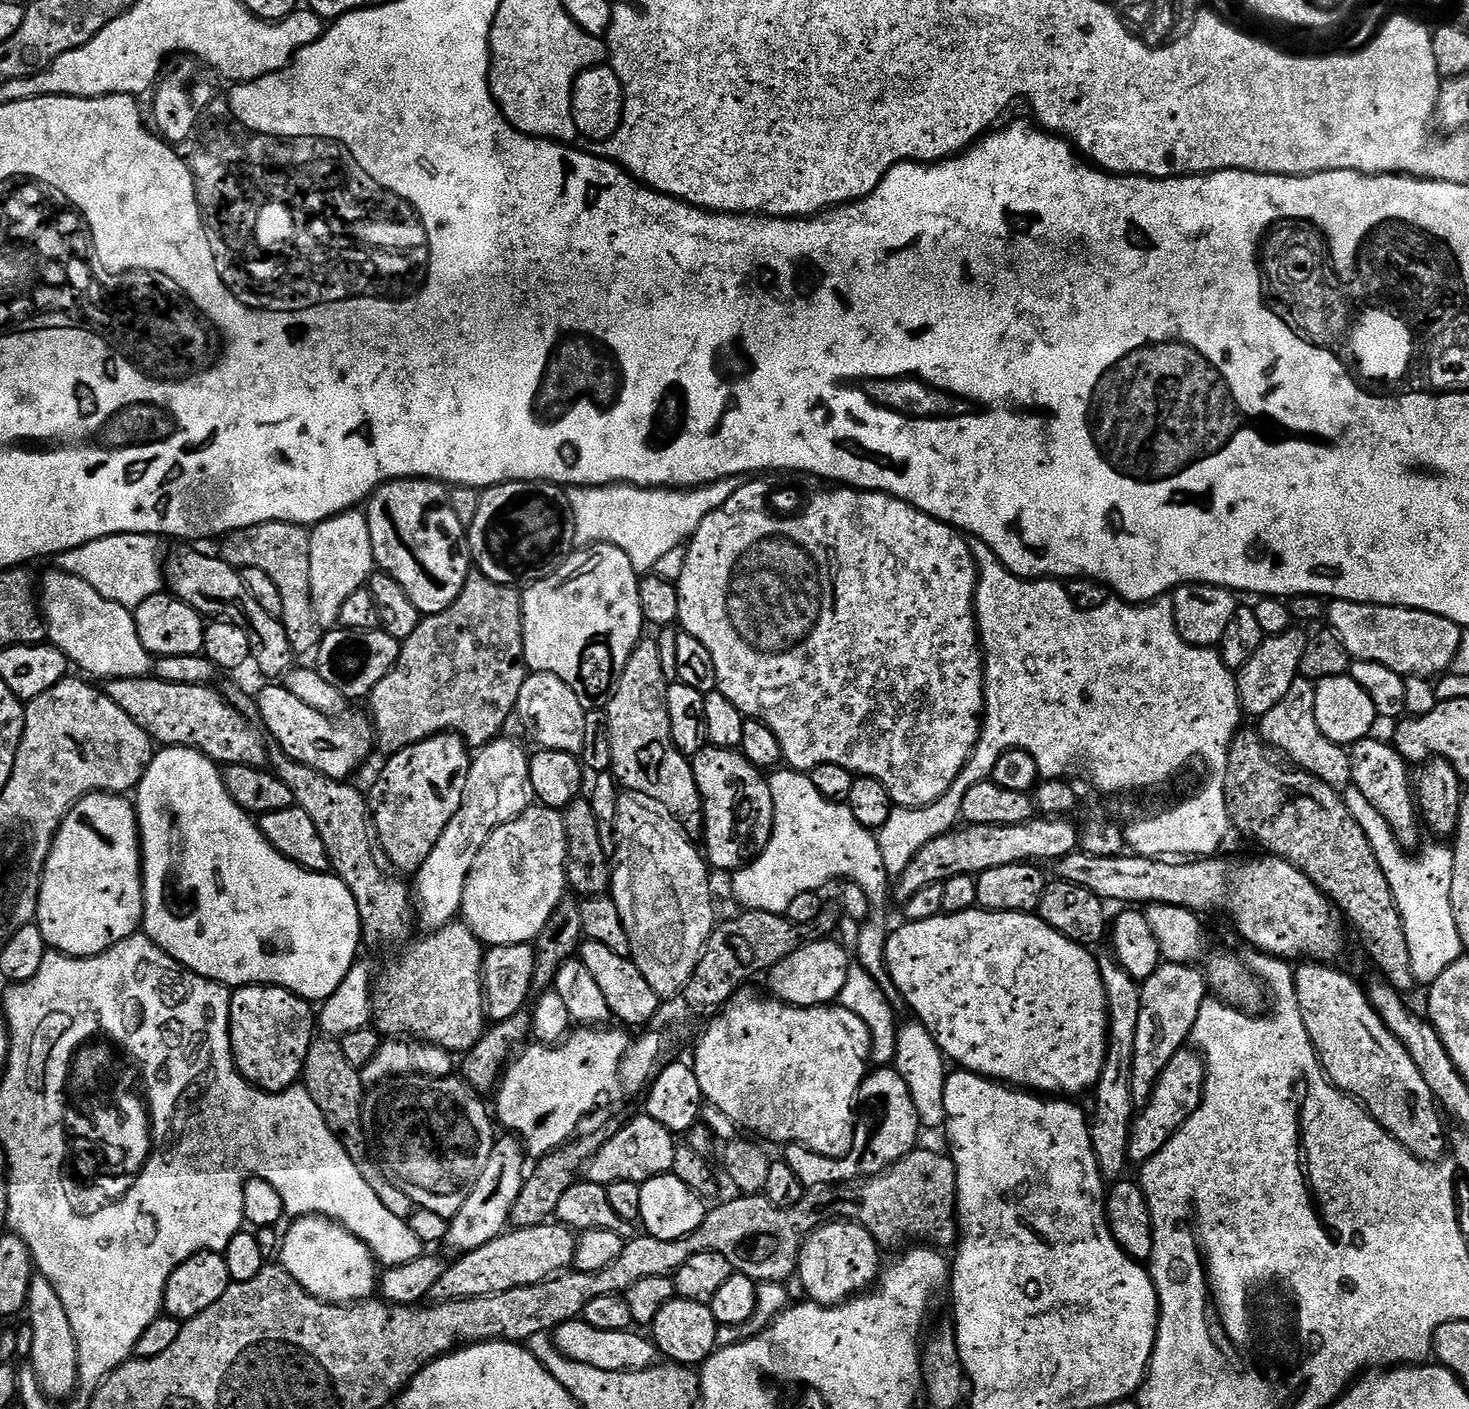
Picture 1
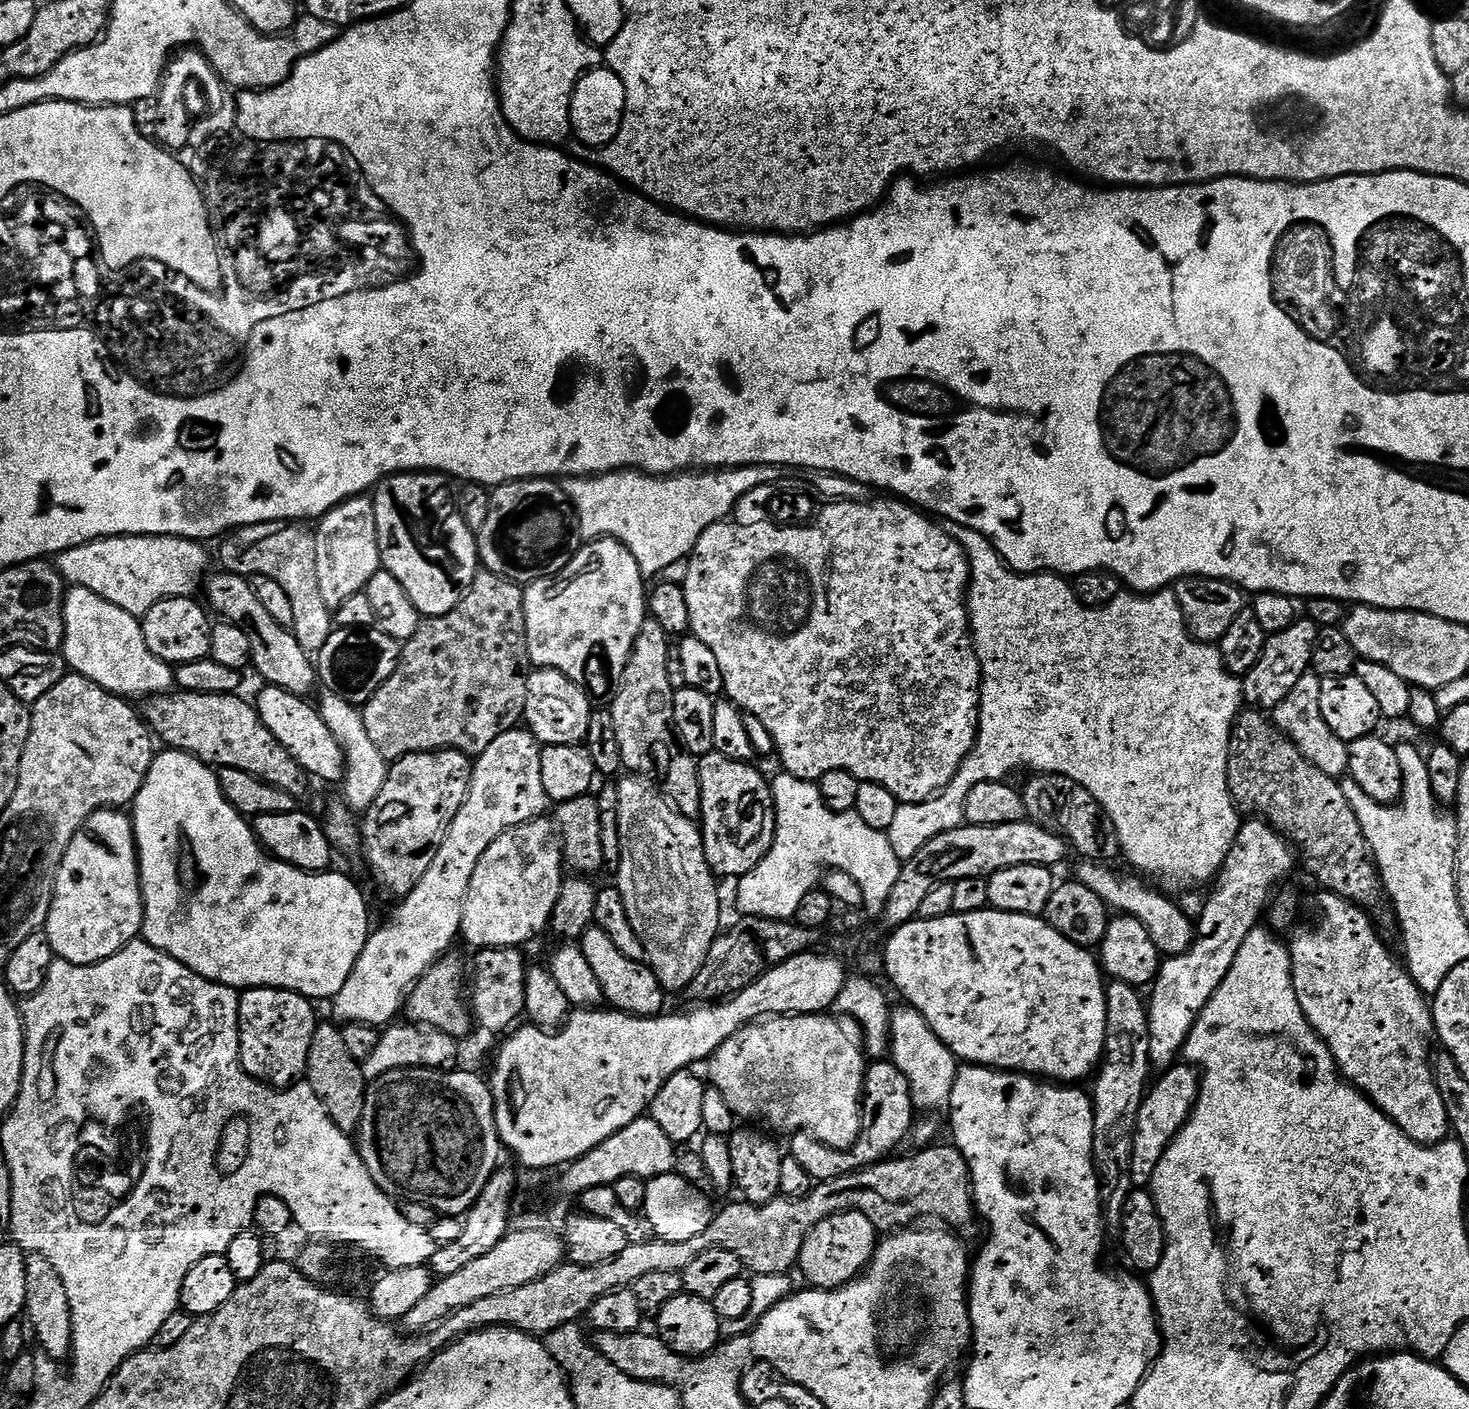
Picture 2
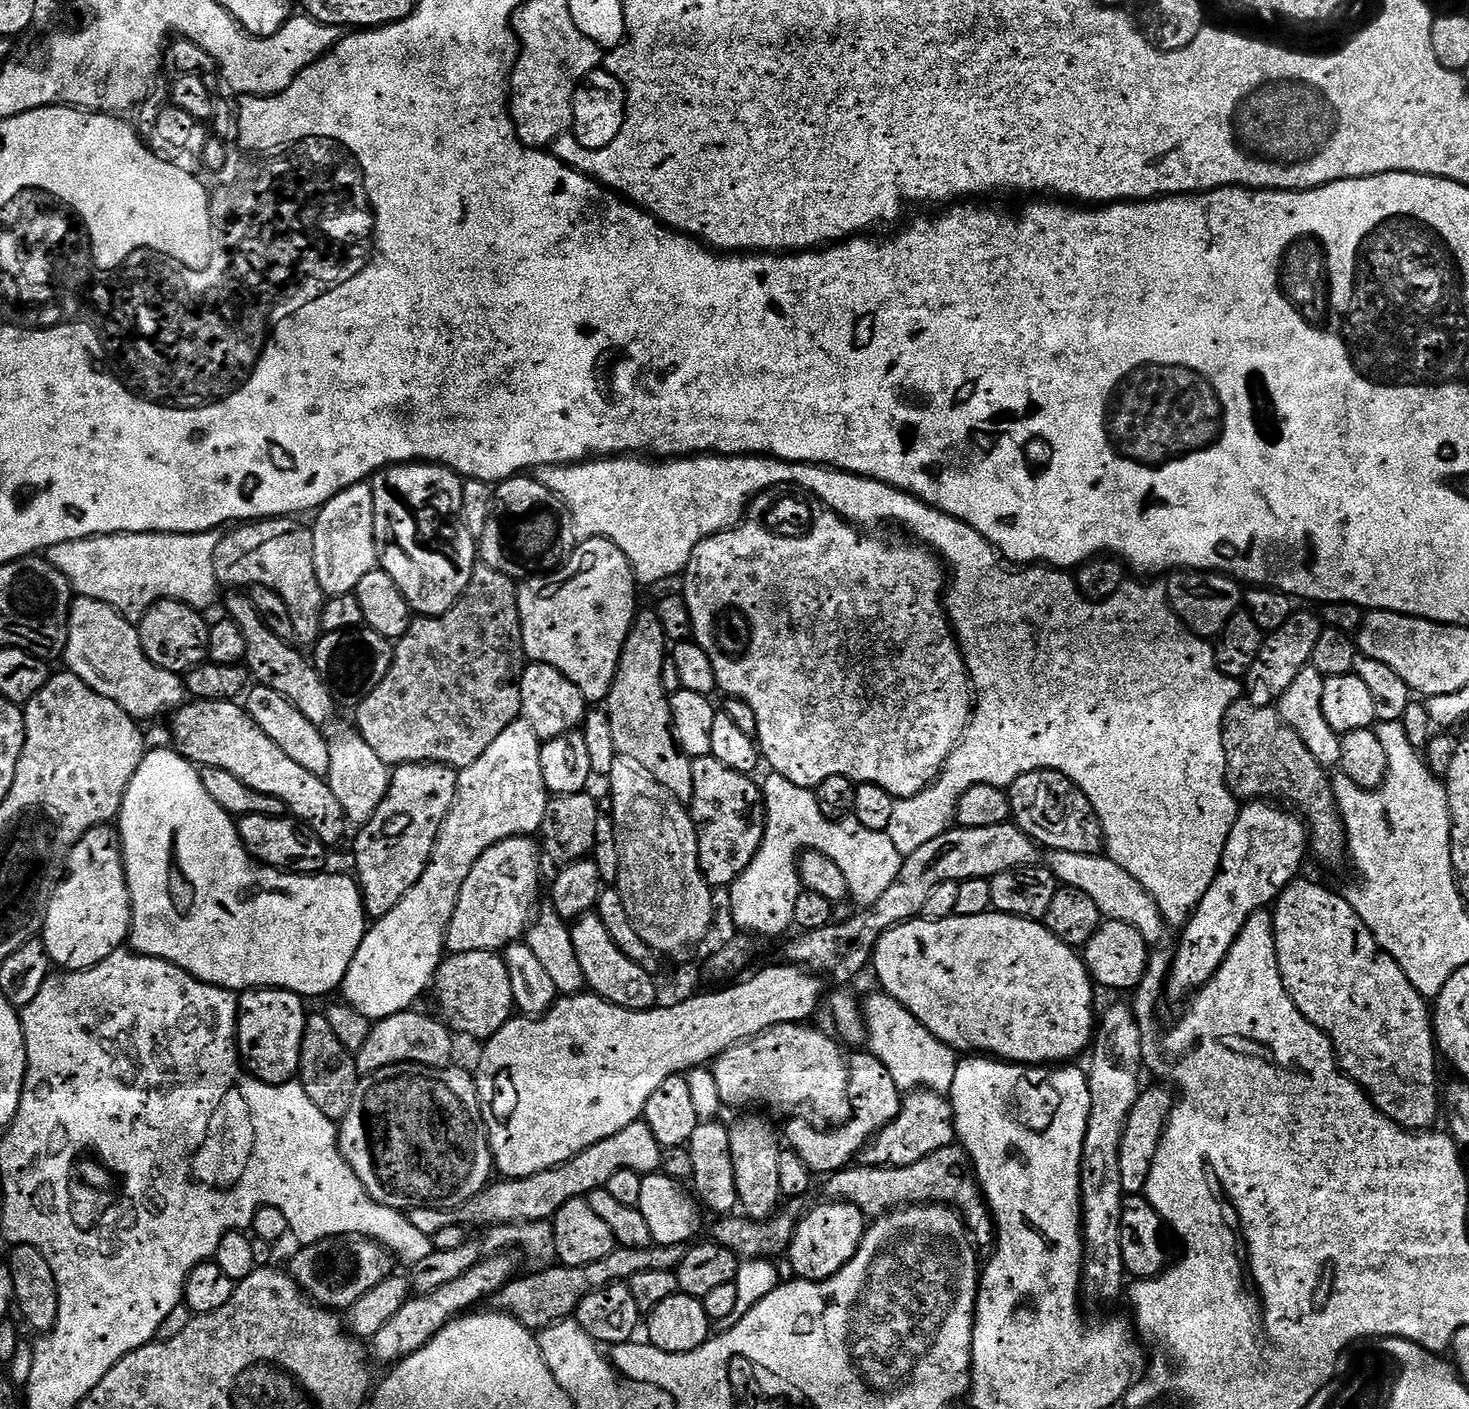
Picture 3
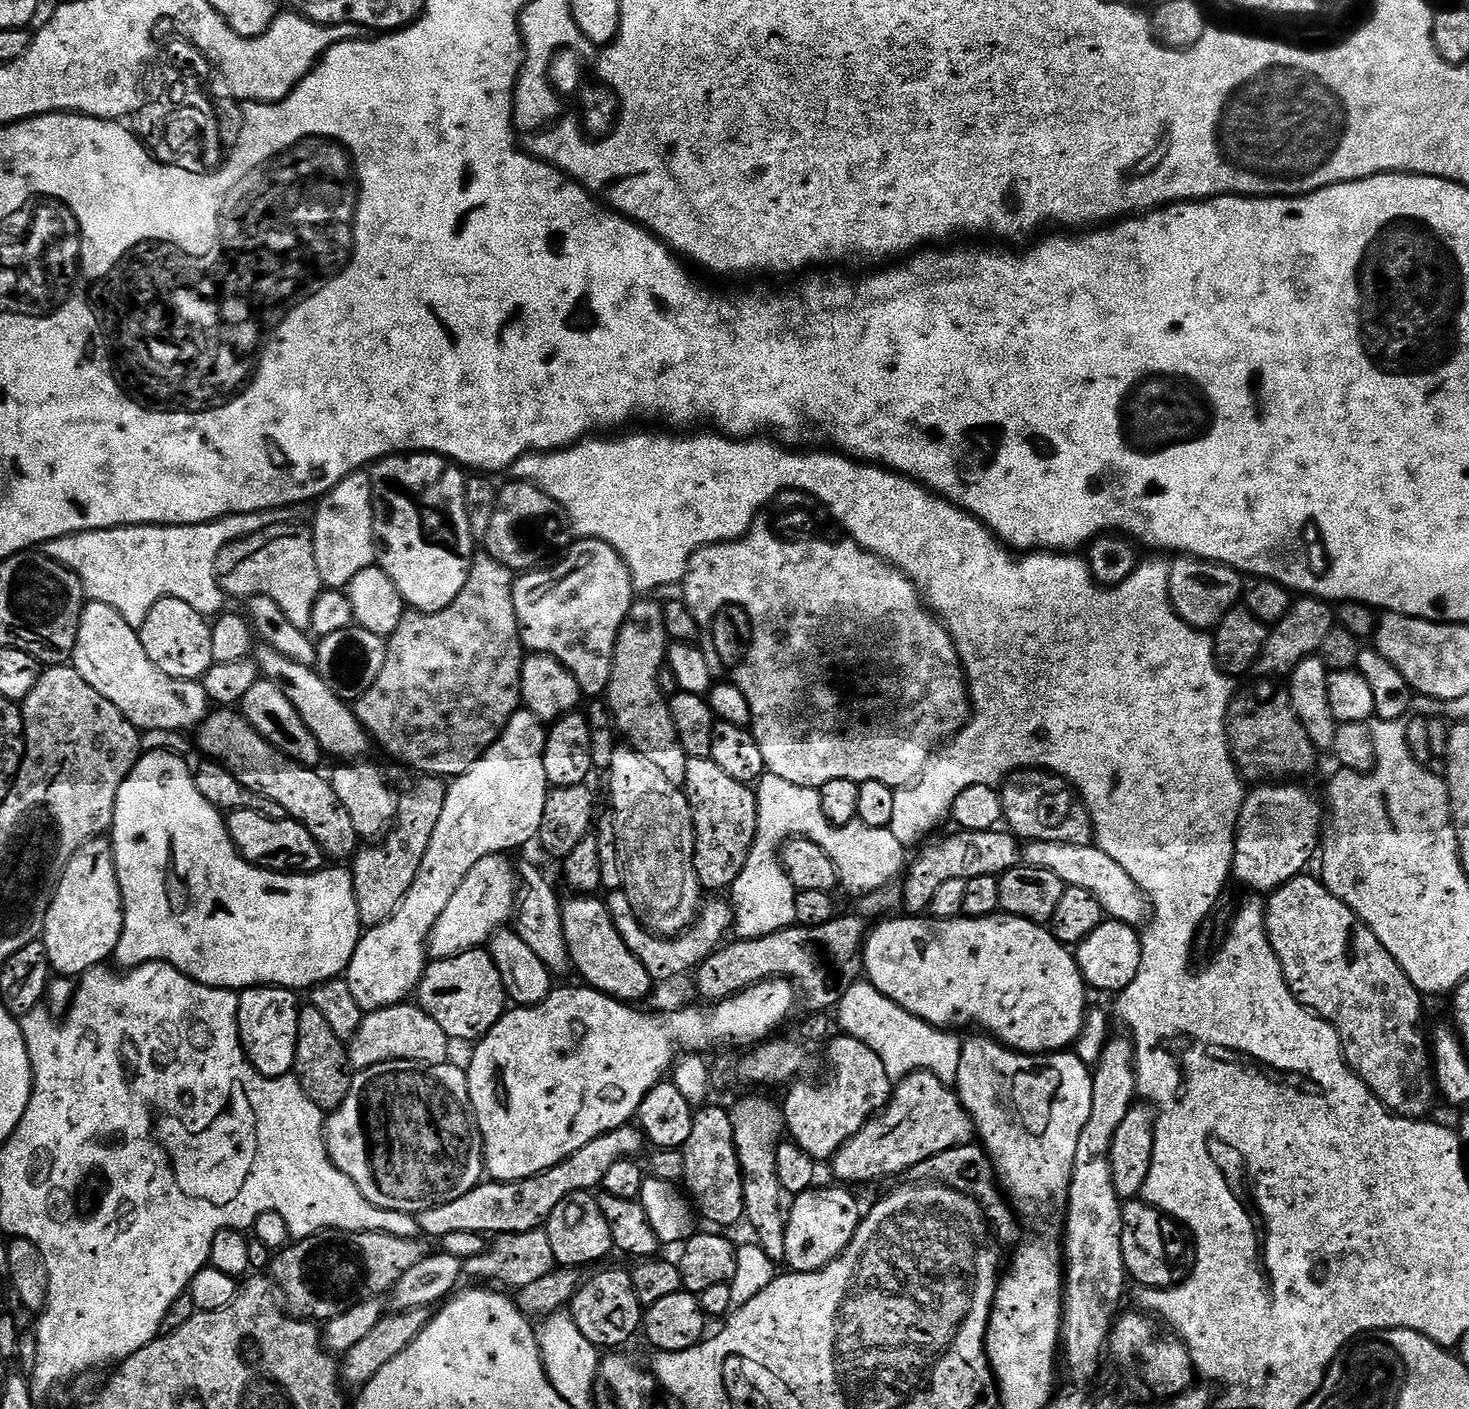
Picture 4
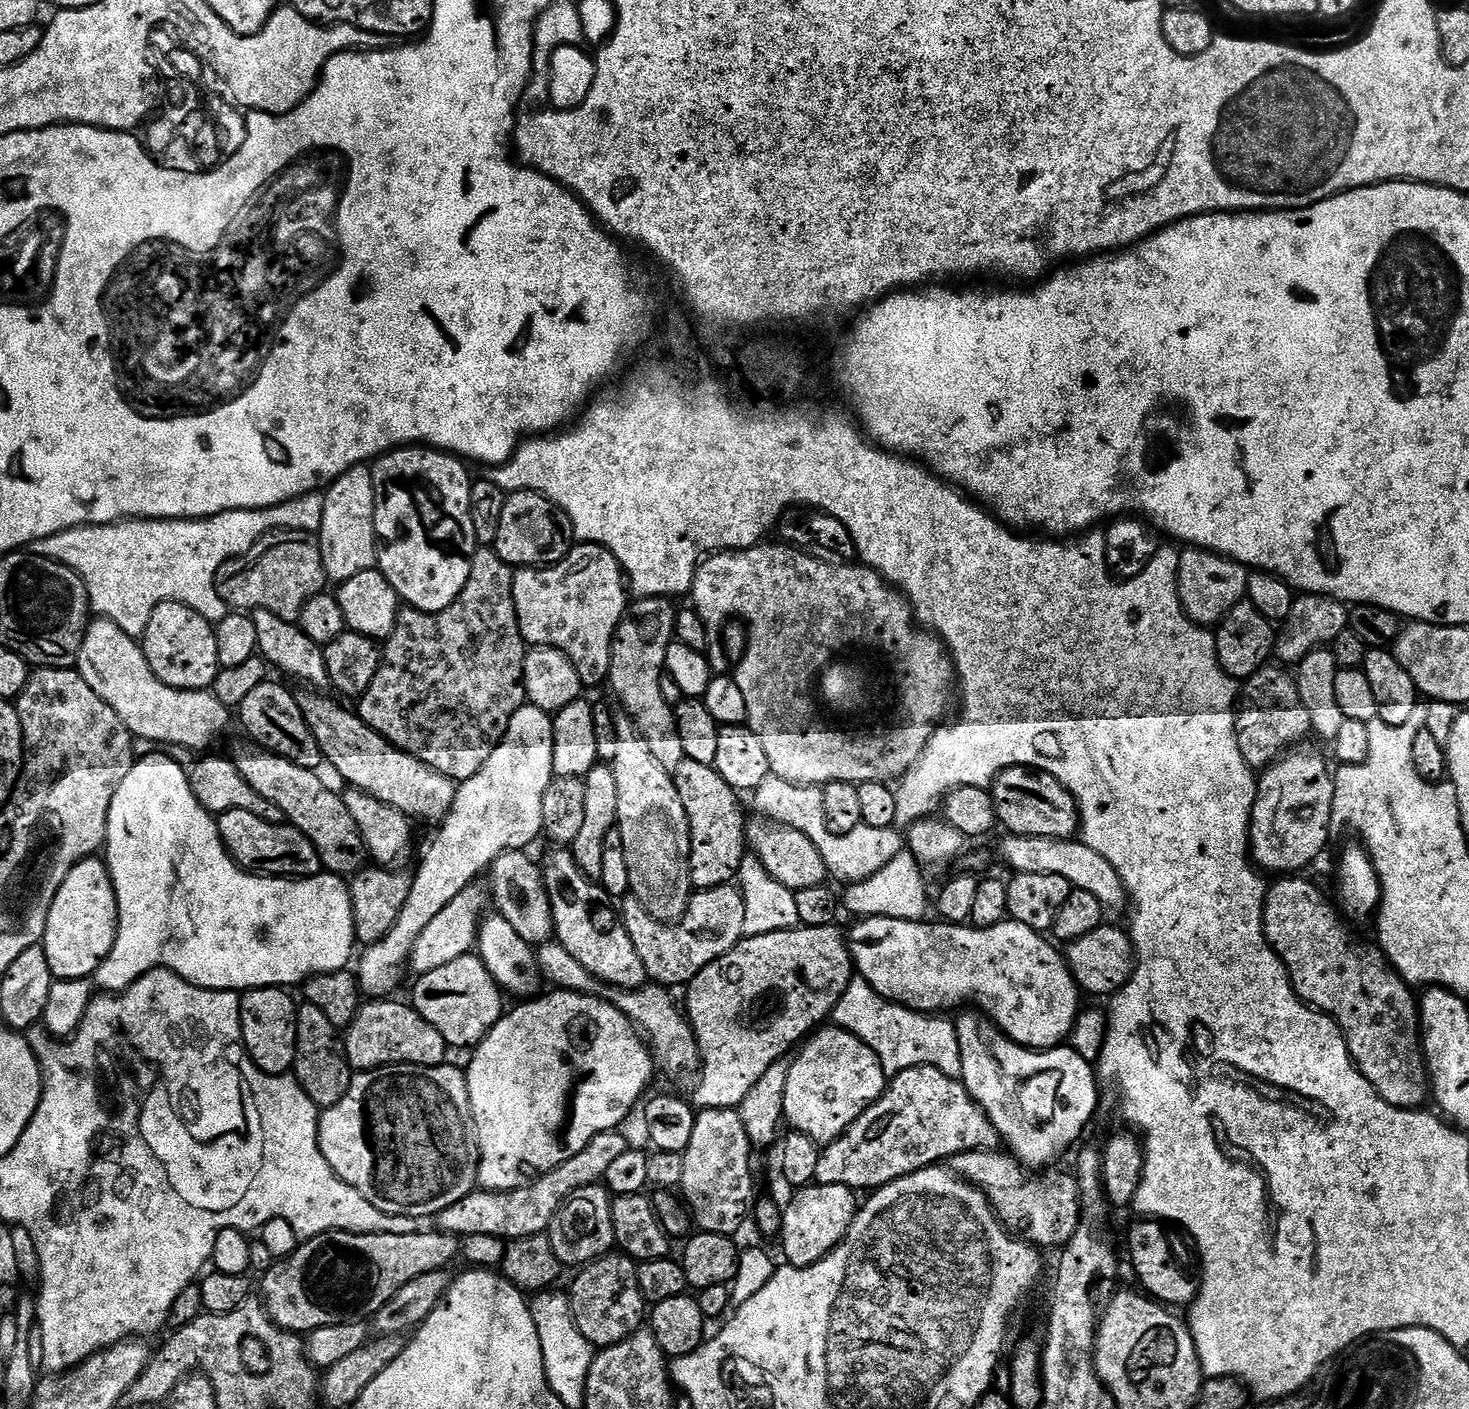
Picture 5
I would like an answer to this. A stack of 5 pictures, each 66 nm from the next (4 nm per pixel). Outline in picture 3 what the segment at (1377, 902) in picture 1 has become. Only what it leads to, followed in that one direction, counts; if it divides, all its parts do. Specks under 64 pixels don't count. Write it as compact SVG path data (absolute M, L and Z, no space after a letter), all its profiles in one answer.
M1247 698L1235 700L1224 719L1224 737L1222 746L1226 750L1226 778L1228 789L1240 802L1279 802L1291 806L1302 817L1310 833L1310 852L1324 864L1345 863L1348 851L1348 835L1344 829L1344 819L1340 816L1340 808L1336 805L1336 795L1332 789L1329 773L1306 750L1306 744L1290 726L1282 722L1279 711L1275 707L1263 708Z

